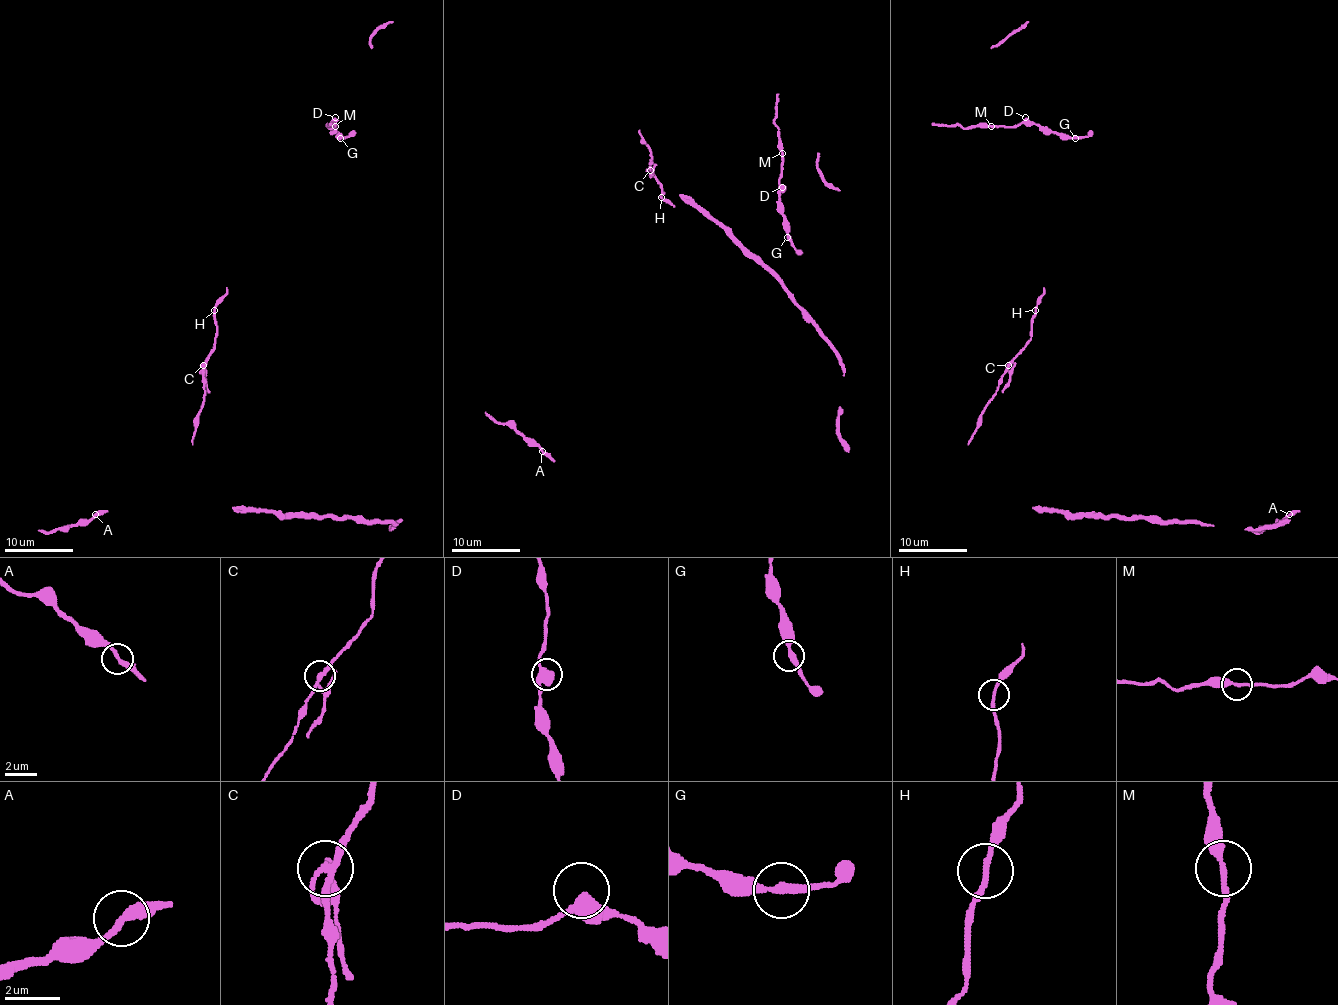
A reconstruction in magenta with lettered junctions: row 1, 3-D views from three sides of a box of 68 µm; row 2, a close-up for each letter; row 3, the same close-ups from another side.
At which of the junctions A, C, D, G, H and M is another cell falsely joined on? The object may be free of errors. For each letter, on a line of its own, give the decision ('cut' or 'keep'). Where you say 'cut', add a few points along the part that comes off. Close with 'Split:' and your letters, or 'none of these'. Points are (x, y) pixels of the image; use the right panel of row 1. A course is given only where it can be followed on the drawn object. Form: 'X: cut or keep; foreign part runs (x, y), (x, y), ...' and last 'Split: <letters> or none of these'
A: keep
C: cut; foreign part runs (1008, 364), (1006, 370), (1012, 375), (1001, 392)
D: keep
G: keep
H: keep
M: keep
Split: C

